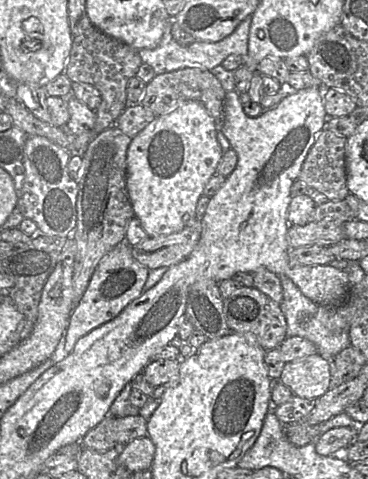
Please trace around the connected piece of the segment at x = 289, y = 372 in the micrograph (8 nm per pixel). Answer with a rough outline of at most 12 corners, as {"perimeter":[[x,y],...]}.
{"perimeter":[[320,354],[285,364],[280,380],[295,396],[330,389],[330,362]]}

